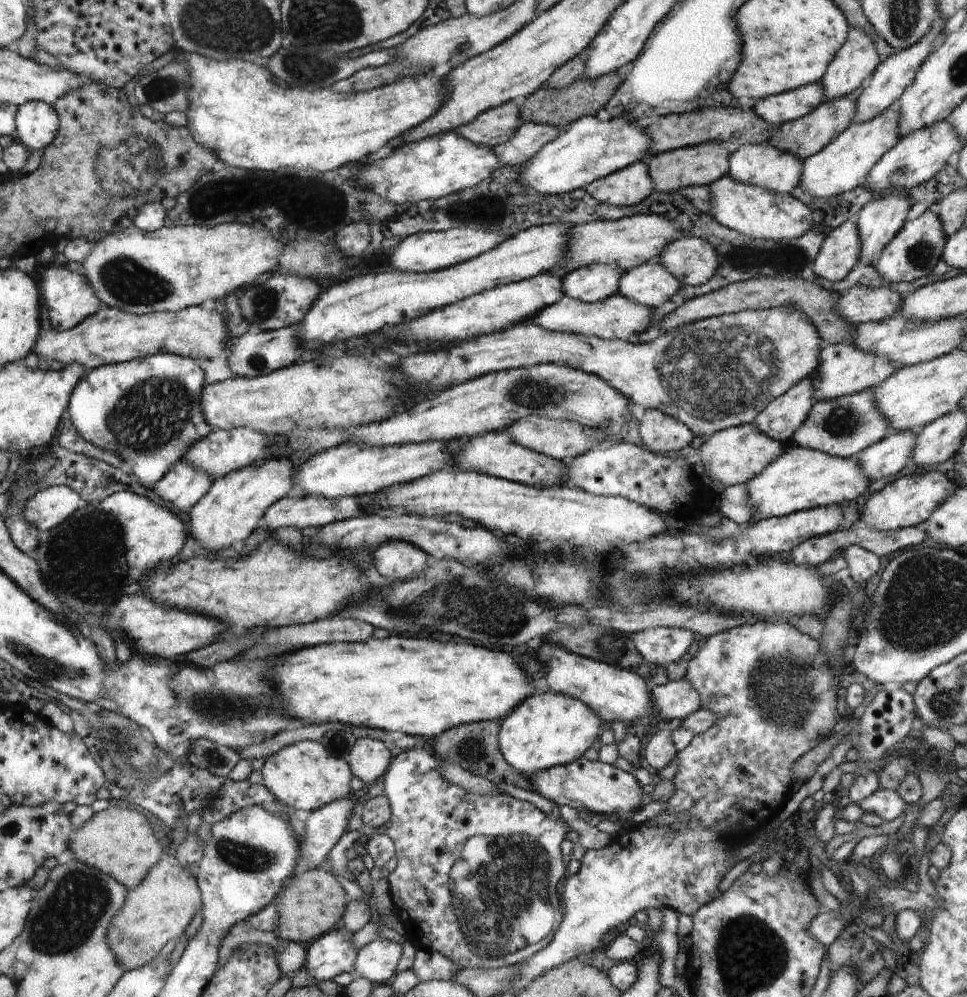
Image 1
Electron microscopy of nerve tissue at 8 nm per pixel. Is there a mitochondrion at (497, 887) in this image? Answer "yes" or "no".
yes

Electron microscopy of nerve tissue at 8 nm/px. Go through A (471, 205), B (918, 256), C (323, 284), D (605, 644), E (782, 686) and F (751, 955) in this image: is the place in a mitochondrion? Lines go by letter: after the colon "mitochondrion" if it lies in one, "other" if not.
A: mitochondrion
B: mitochondrion
C: other
D: mitochondrion
E: mitochondrion
F: mitochondrion

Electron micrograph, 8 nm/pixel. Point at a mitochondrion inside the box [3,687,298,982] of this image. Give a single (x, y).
(71, 910)

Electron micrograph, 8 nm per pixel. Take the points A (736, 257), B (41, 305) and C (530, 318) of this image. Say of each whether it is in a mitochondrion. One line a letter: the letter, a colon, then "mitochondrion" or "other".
A: other
B: other
C: other

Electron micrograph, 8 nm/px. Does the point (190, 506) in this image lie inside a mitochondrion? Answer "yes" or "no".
no

